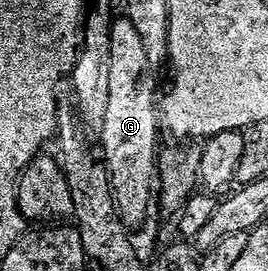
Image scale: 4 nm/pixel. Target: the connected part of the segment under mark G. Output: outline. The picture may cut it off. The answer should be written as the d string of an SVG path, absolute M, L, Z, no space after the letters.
M129 16L115 17L110 23L110 47L112 56L108 56L108 108L104 108L104 120L100 127L102 142L106 145L104 161L110 173L111 190L114 202L118 205L118 217L127 228L138 228L148 217L146 209L150 206L150 193L156 190L156 167L160 162L158 146L158 122L160 126L160 106L154 102L155 63L148 60L148 48L136 30L136 24Z

